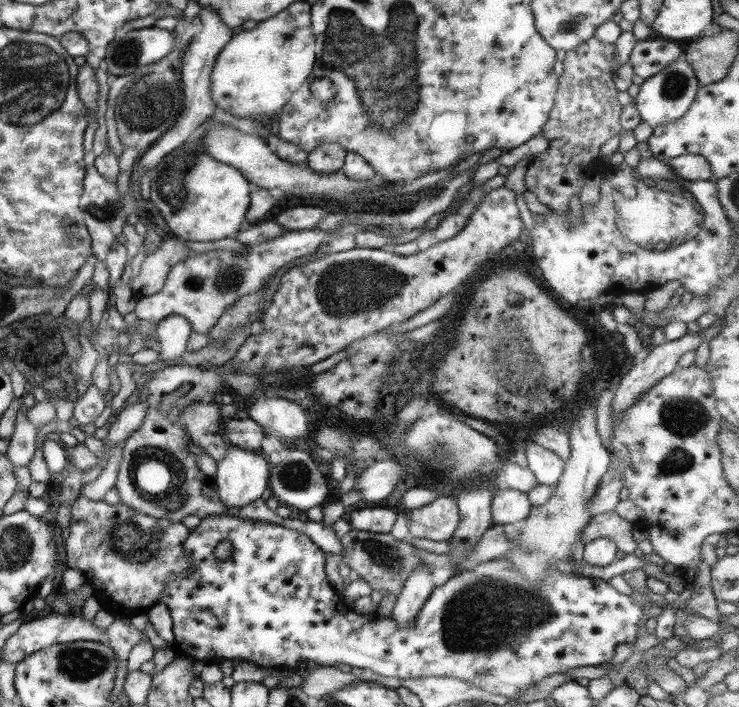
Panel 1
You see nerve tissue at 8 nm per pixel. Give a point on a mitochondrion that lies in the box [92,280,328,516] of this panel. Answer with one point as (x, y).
(158, 472)

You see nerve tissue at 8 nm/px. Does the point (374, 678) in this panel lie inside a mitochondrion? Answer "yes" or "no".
no

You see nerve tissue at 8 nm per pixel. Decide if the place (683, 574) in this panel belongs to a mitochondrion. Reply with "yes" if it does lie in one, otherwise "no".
no

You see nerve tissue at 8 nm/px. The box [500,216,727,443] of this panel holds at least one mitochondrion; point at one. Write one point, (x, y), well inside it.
(685, 416)

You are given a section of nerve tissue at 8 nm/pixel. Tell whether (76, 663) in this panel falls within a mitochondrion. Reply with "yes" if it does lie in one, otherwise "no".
yes

